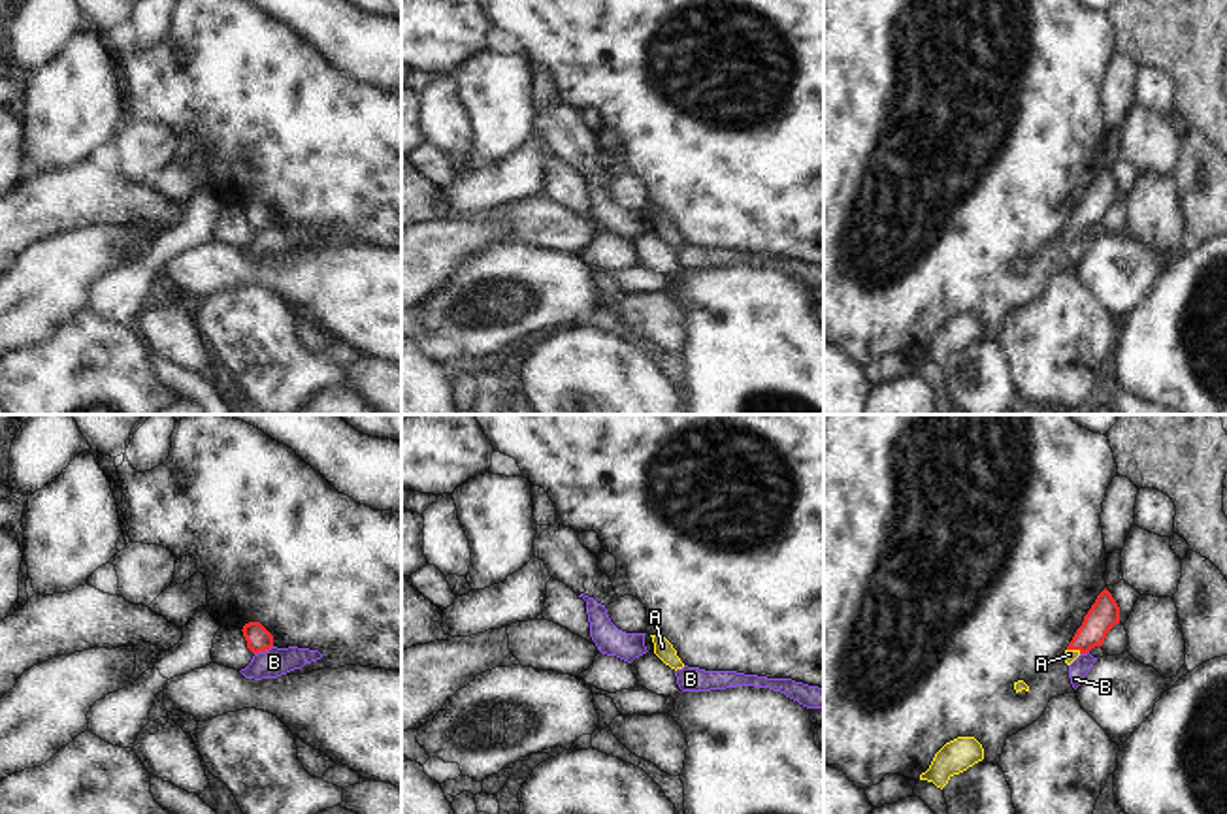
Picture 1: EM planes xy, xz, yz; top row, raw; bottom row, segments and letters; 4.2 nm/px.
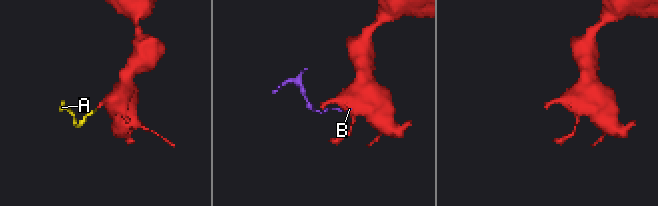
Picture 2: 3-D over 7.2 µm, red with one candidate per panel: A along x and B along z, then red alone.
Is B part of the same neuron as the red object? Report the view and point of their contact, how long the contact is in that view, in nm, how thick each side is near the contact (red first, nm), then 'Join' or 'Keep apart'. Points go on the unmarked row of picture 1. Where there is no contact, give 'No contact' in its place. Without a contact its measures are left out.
Touches red at xy (262, 228). Shared border 90 nm. Thickness 110 nm (red) against 120 nm. Keep apart.

